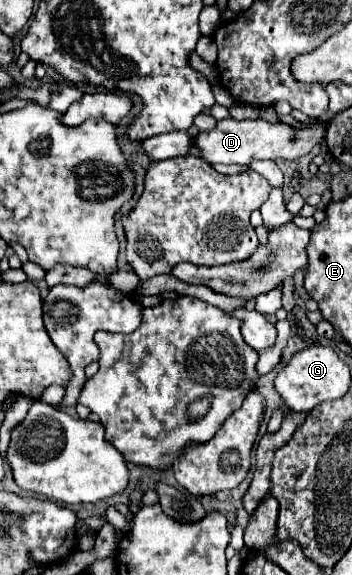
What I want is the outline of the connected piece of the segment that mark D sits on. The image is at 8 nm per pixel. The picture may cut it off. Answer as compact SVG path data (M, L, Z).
M223 119L217 123L215 129L197 133L195 145L201 149L203 159L209 163L225 163L225 165L249 165L255 159L285 159L285 161L297 161L299 157L311 153L311 149L319 143L323 143L327 131L325 121L317 121L315 125L307 127L291 127L285 123L269 123L265 119L253 119L253 121L235 121L235 119Z

